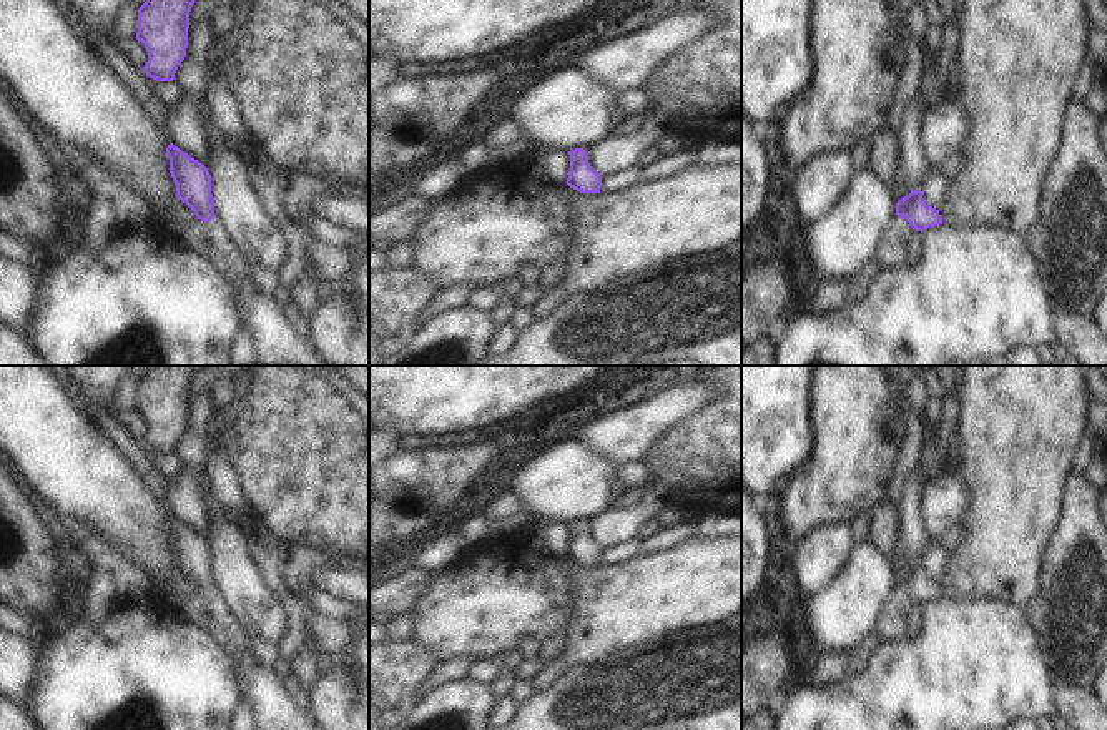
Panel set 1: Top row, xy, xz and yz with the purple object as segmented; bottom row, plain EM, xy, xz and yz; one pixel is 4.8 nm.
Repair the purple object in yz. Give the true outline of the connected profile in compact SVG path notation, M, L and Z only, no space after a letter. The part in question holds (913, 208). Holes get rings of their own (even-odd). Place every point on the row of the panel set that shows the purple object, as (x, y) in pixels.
M921 190L901 198L896 203L896 216L878 244L879 268L876 274L904 264L906 248L916 229L922 233L939 224L942 224L939 210L924 201Z

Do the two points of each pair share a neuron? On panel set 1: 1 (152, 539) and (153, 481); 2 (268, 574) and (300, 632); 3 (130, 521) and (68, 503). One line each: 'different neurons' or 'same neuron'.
1: different neurons
2: same neuron
3: same neuron

